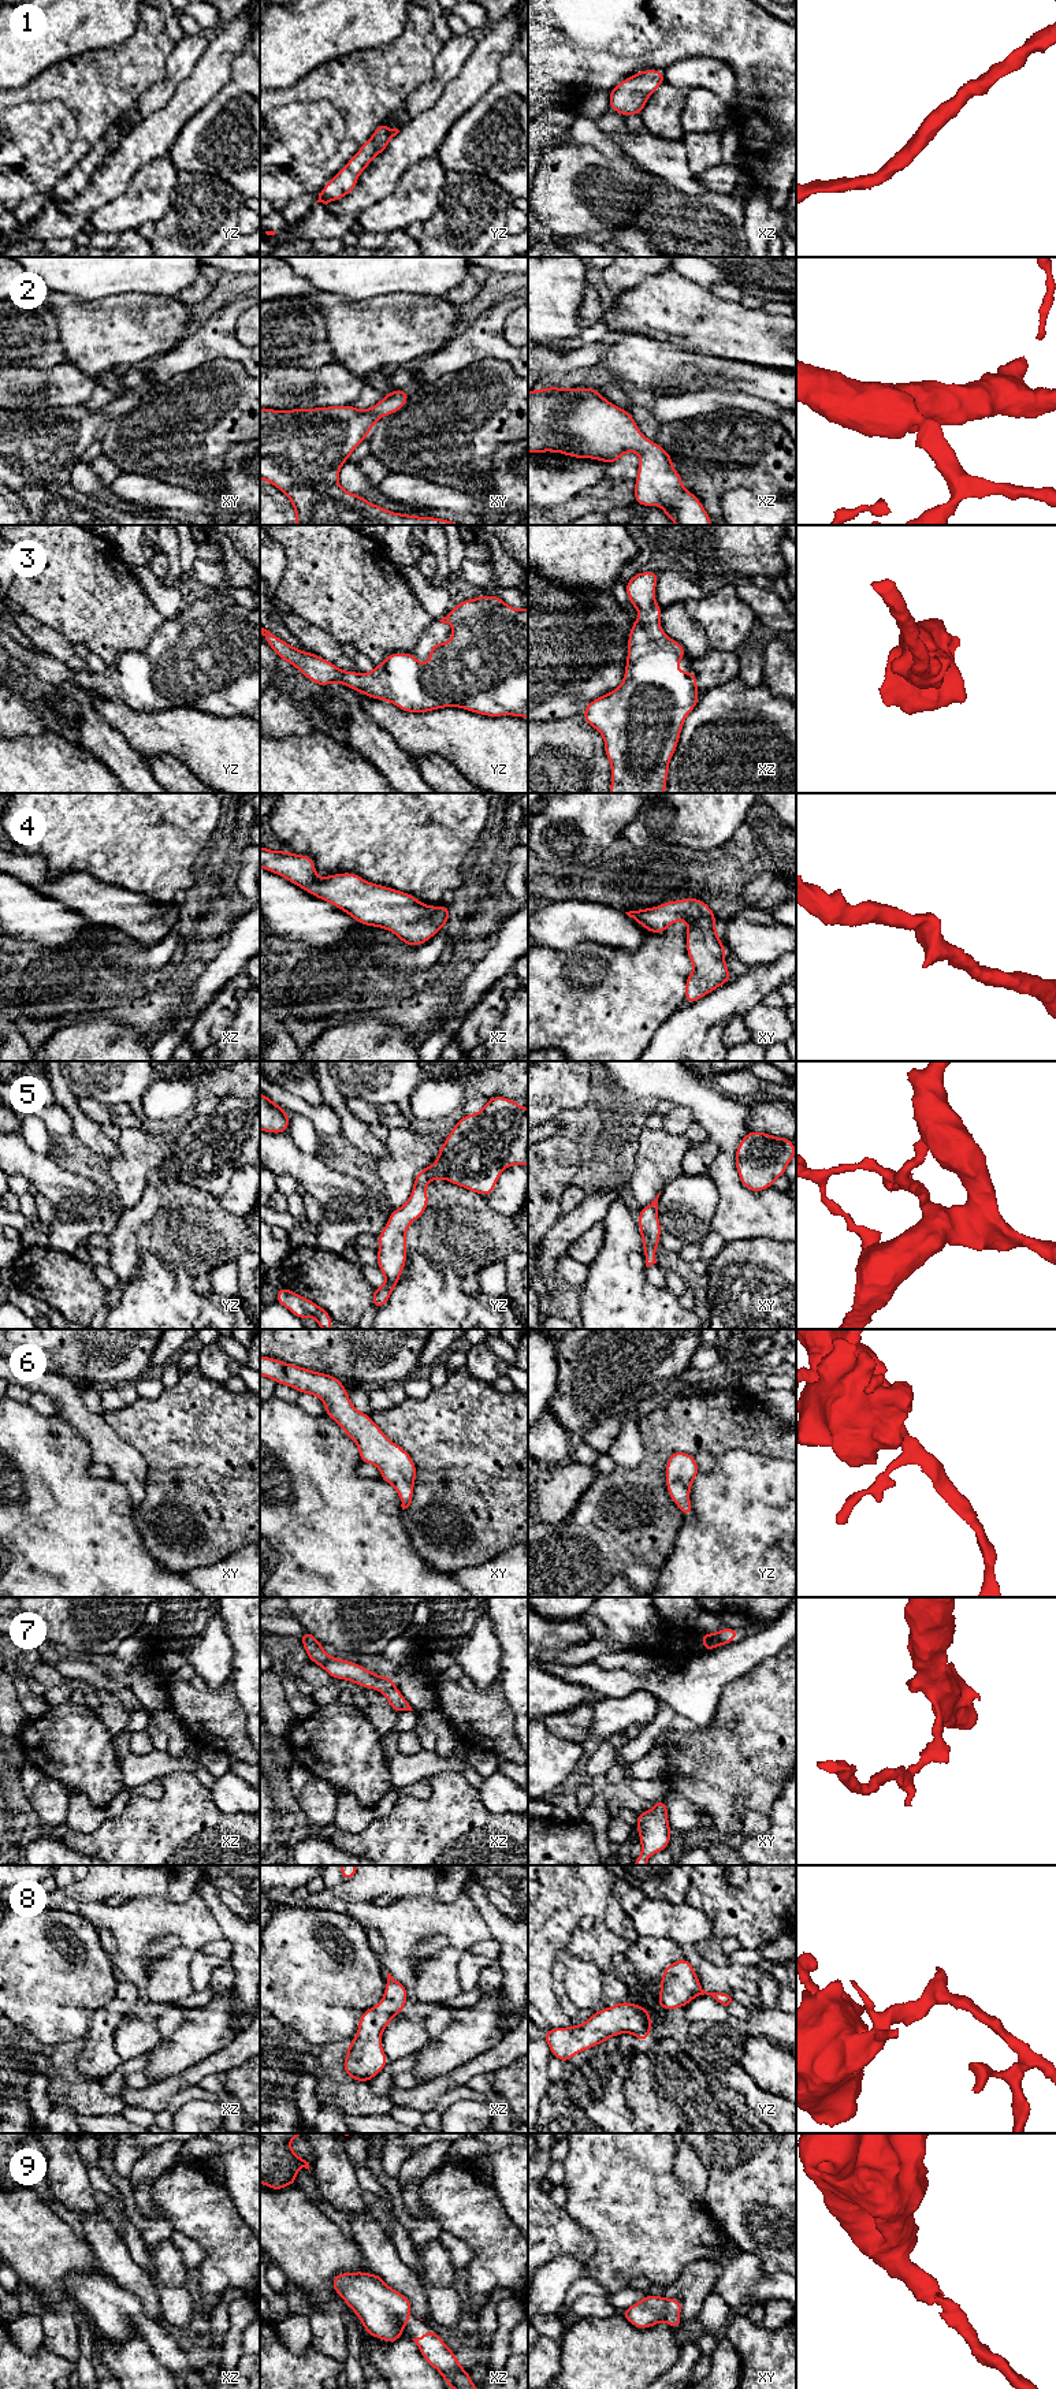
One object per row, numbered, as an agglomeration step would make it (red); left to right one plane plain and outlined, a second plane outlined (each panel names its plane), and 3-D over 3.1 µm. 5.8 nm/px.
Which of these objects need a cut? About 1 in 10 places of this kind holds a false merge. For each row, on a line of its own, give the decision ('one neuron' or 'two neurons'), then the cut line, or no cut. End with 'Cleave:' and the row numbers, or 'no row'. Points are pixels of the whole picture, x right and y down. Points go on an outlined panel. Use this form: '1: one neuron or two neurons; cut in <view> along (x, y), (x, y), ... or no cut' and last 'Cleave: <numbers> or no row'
1: one neuron; no cut
2: one neuron; no cut
3: one neuron; no cut
4: one neuron; no cut
5: one neuron; no cut
6: one neuron; no cut
7: one neuron; no cut
8: one neuron; no cut
9: one neuron; no cut
Cleave: no row

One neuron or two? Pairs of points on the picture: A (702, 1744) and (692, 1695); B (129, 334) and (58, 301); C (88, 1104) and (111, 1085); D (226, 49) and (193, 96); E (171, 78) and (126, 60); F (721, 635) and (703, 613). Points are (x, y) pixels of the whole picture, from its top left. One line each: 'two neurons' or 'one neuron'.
A: two neurons
B: one neuron
C: two neurons
D: one neuron
E: two neurons
F: one neuron

